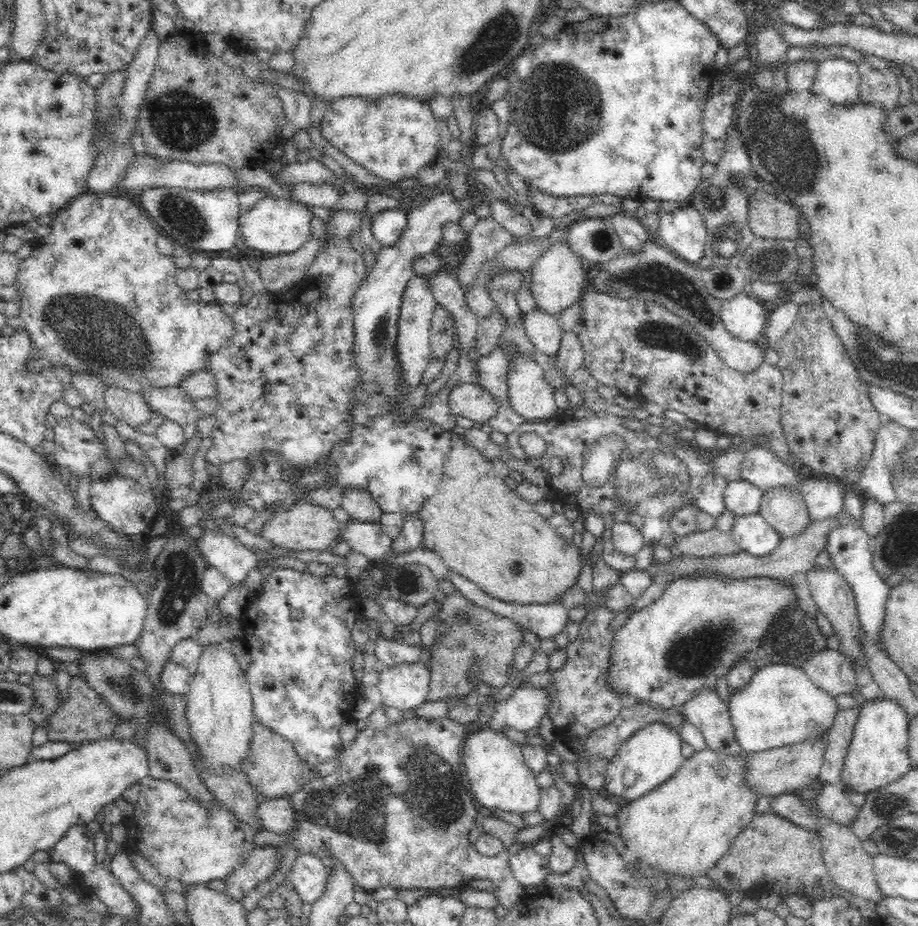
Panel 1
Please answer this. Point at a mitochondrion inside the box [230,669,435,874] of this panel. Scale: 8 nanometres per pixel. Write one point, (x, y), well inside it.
(358, 808)

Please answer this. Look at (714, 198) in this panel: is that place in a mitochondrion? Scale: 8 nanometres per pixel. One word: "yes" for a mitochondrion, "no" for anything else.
yes

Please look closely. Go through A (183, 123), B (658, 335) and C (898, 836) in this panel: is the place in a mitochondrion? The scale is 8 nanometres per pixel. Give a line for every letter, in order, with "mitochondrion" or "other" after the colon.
A: mitochondrion
B: mitochondrion
C: mitochondrion

